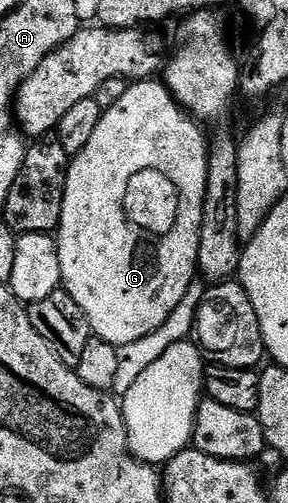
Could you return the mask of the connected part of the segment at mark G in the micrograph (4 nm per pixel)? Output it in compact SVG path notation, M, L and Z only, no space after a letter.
M144 80L131 82L121 100L117 100L112 107L104 109L101 124L97 124L89 144L81 148L81 152L70 159L67 168L67 183L65 184L65 200L57 231L57 245L61 260L62 289L67 291L73 300L77 300L77 308L85 312L91 325L91 333L96 338L105 340L114 346L133 344L142 337L157 332L168 320L177 304L181 303L185 292L189 290L191 282L196 281L199 261L197 248L199 247L199 233L201 232L201 216L203 215L203 201L205 200L205 184L207 183L207 151L209 138L203 135L204 127L192 118L166 85L159 80Z

